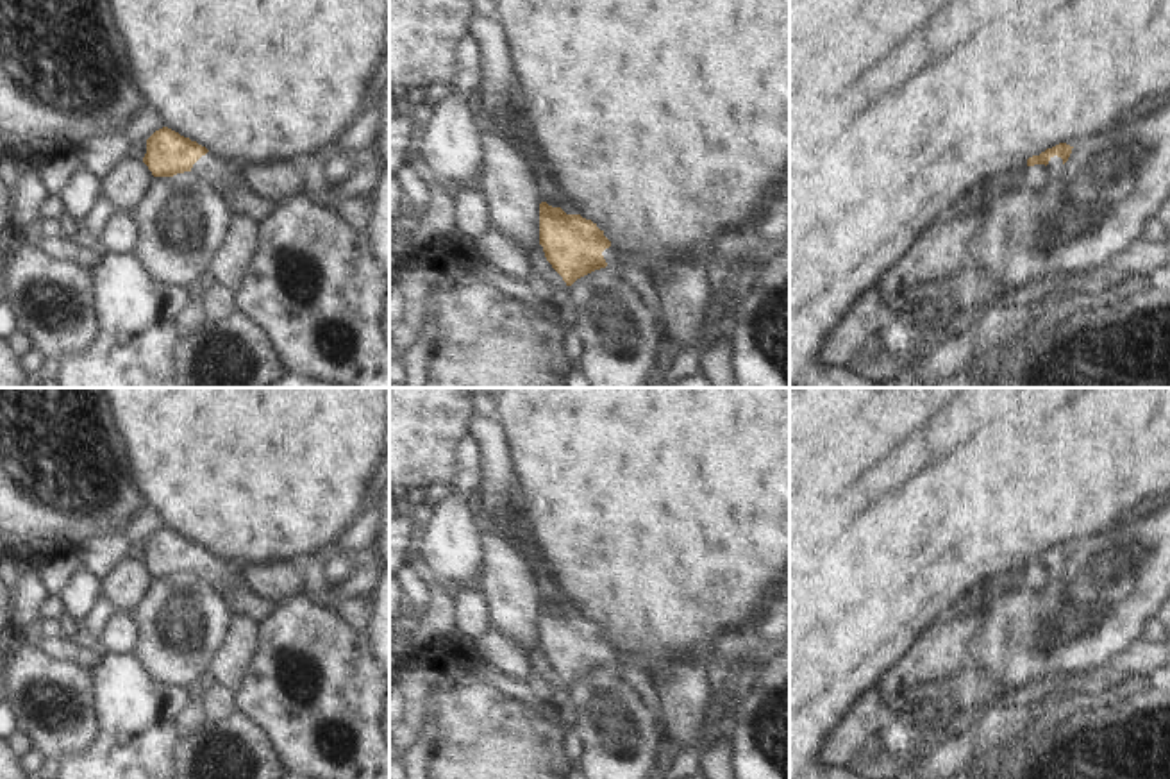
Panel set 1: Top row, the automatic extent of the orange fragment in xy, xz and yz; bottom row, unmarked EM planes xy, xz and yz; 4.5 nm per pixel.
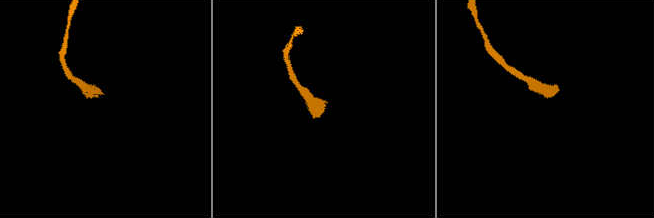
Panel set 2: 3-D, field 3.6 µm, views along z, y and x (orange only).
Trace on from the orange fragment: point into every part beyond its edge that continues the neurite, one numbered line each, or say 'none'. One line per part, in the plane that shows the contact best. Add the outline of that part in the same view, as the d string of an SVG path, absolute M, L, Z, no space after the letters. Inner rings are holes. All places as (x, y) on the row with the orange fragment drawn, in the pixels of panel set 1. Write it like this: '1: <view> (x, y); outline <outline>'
1: yz (1054, 167); outline M1054 155L1050 157L1049 164L1047 164L1047 172L1049 172L1049 179L1054 180L1054 179L1059 179L1063 177L1063 159Z

